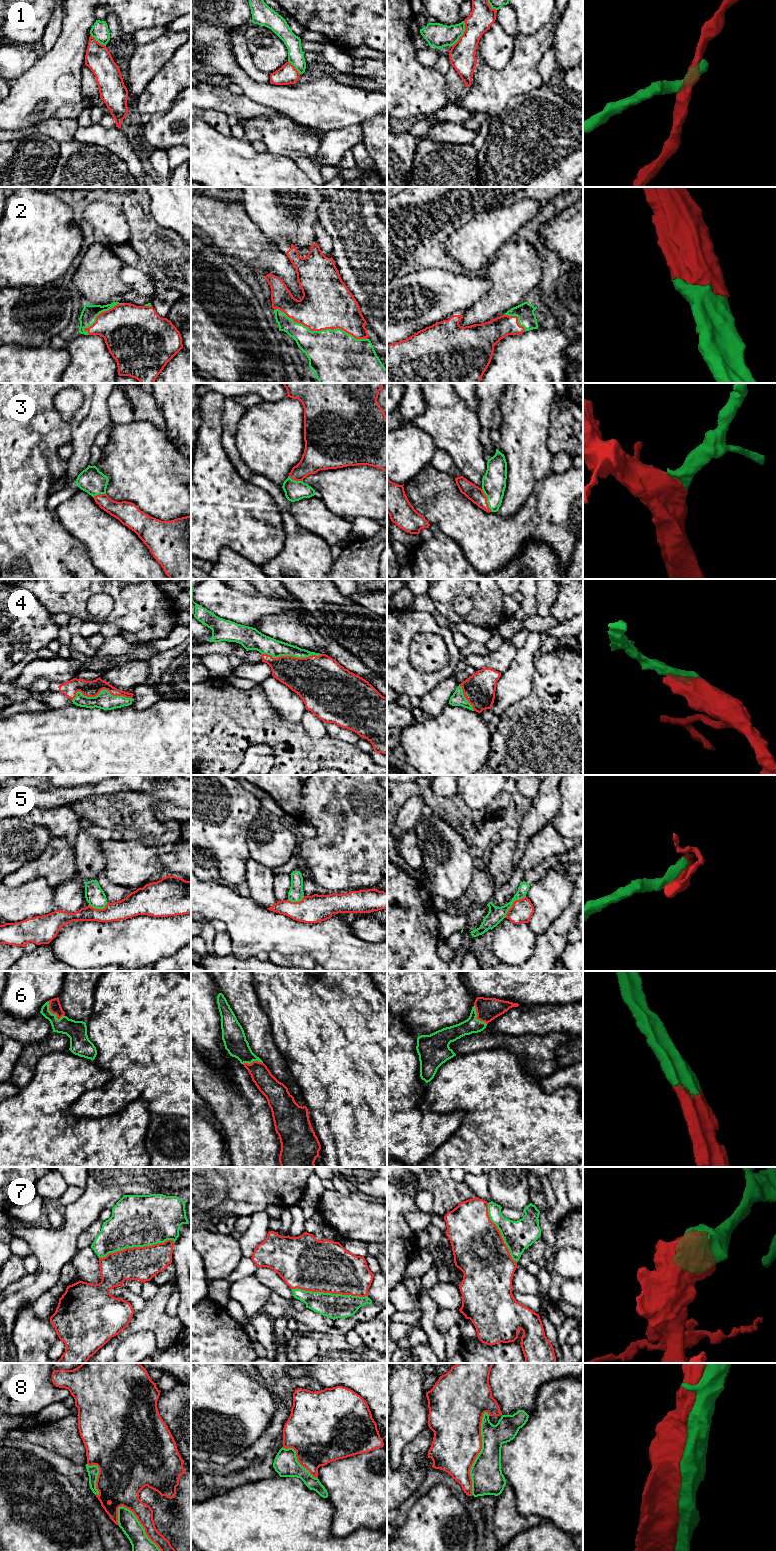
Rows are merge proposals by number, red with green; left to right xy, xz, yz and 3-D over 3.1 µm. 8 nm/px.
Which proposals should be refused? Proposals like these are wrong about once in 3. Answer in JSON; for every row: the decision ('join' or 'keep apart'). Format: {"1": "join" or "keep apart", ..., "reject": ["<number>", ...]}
{"1": "keep apart", "2": "join", "3": "join", "4": "join", "5": "keep apart", "6": "join", "7": "join", "8": "keep apart", "reject": ["1", "5", "8"]}

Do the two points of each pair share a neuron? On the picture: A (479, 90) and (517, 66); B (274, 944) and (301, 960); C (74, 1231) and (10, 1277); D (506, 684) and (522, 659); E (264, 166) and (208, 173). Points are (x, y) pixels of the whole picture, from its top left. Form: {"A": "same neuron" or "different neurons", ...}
{"A": "same neuron", "B": "different neurons", "C": "different neurons", "D": "same neuron", "E": "same neuron"}

